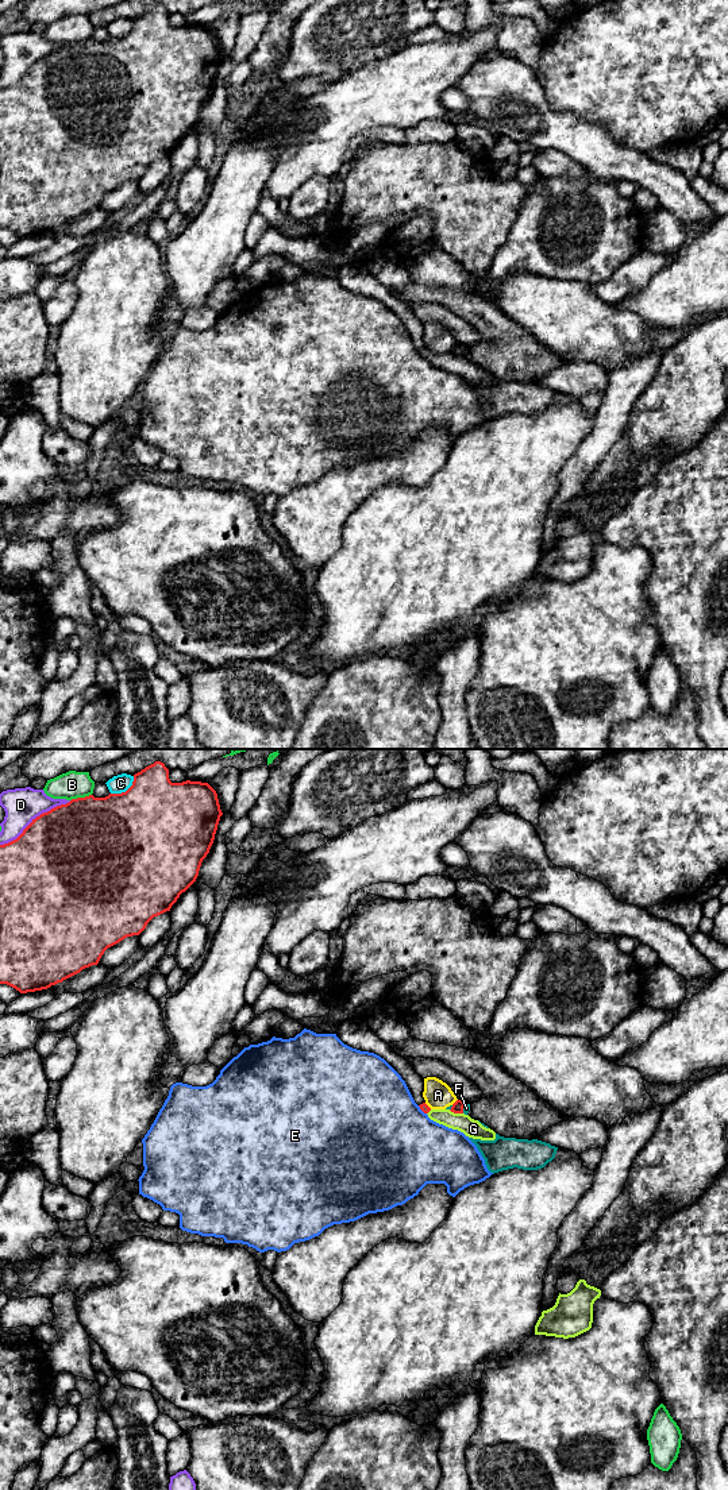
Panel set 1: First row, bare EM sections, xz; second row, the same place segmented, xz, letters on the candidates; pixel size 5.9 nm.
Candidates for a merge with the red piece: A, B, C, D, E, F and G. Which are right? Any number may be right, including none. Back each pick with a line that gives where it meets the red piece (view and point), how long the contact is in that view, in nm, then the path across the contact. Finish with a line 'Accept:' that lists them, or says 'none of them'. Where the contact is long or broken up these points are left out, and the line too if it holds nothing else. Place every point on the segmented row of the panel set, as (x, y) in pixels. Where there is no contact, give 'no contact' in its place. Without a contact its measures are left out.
Accept: none of them

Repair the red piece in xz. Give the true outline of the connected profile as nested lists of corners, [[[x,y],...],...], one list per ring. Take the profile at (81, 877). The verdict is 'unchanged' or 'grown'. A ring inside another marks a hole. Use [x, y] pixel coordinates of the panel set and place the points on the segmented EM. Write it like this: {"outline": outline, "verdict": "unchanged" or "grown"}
{"outline": [[[155,761],[134,775],[132,785],[126,792],[109,794],[105,798],[89,795],[72,799],[32,819],[16,839],[0,845],[0,984],[7,984],[20,993],[47,989],[85,968],[97,965],[108,947],[127,937],[139,935],[154,916],[170,911],[180,895],[196,881],[222,815],[217,794],[208,783],[172,783],[169,769],[163,763]]], "verdict": "unchanged"}

